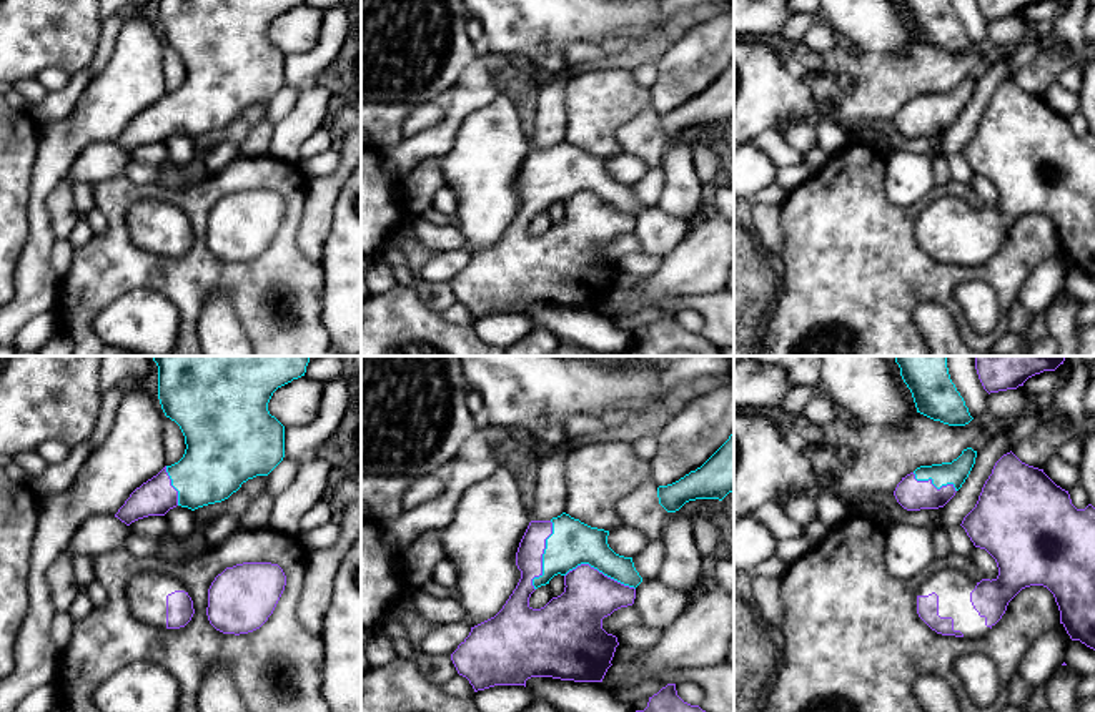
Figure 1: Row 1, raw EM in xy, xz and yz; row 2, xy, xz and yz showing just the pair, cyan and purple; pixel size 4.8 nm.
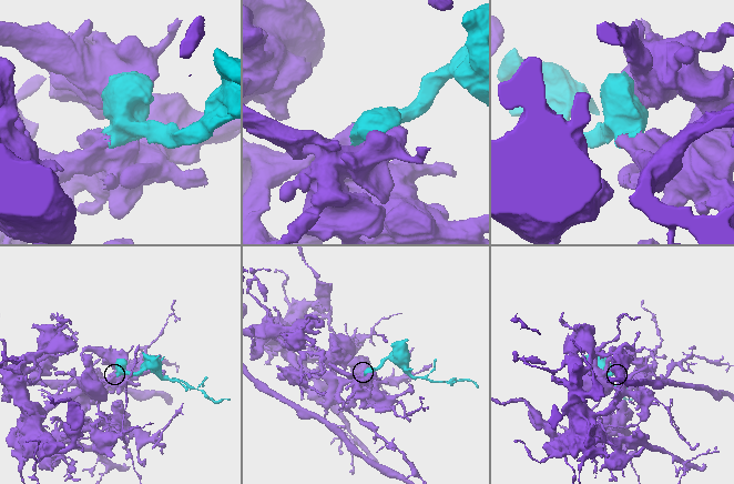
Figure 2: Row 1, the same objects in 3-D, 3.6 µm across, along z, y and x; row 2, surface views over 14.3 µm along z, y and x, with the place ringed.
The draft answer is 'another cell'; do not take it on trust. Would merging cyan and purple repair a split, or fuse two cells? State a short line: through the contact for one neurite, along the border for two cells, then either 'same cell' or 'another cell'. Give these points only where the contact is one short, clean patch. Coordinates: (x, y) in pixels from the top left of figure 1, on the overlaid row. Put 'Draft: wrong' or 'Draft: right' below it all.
same cell
Draft: wrong

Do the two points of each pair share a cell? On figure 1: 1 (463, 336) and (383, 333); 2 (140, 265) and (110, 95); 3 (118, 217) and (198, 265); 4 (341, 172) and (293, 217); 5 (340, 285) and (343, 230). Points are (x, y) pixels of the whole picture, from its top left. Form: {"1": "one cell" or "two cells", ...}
{"1": "one cell", "2": "two cells", "3": "one cell", "4": "two cells", "5": "one cell"}

